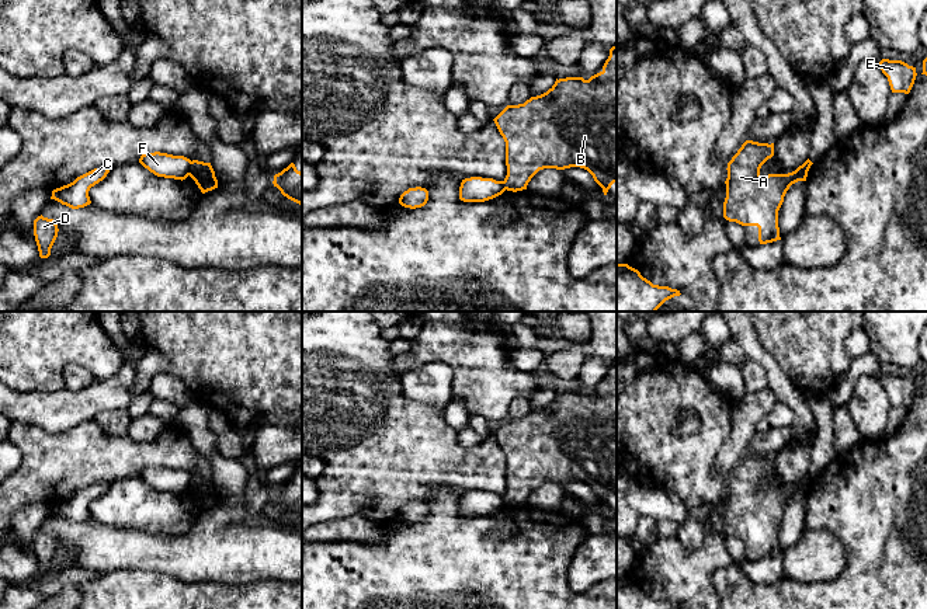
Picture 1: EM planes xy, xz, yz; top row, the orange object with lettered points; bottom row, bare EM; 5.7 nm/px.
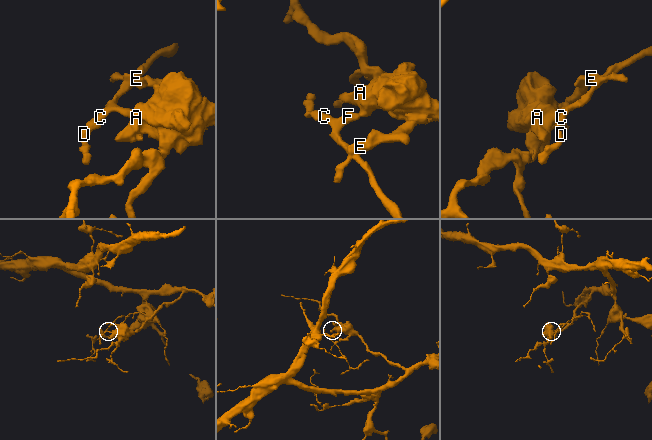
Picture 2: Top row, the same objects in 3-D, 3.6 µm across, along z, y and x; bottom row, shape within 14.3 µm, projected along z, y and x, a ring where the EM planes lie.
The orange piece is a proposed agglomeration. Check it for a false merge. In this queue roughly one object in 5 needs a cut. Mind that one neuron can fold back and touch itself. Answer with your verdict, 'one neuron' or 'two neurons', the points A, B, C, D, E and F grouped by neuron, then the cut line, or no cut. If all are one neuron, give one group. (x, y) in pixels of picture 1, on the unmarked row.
two neurons; A B E / C D F; cut in xy along (191, 476), (188, 489)

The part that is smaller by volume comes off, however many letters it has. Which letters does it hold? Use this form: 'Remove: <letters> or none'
Remove: C, D, F

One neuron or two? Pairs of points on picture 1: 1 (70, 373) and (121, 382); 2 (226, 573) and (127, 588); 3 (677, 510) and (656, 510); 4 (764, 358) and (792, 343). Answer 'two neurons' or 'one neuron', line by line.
1: two neurons
2: two neurons
3: one neuron
4: two neurons

